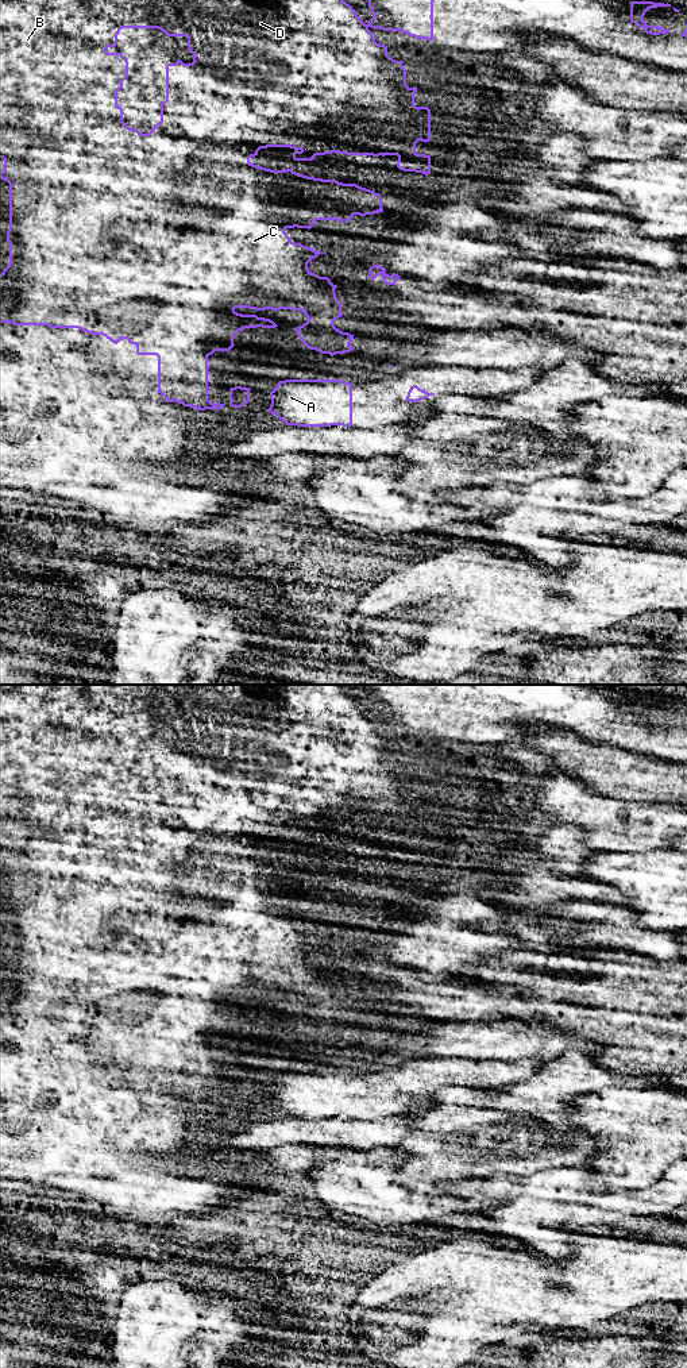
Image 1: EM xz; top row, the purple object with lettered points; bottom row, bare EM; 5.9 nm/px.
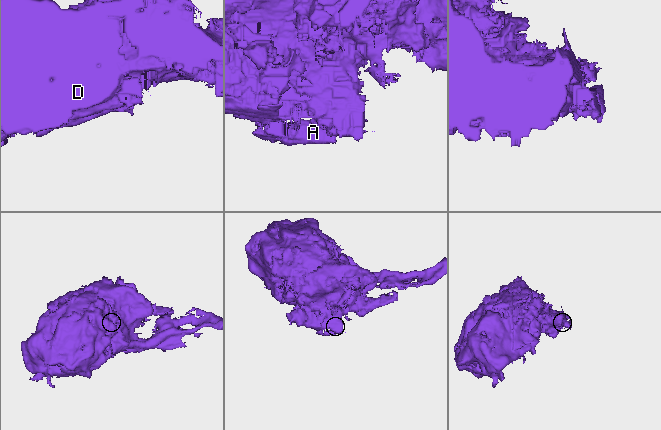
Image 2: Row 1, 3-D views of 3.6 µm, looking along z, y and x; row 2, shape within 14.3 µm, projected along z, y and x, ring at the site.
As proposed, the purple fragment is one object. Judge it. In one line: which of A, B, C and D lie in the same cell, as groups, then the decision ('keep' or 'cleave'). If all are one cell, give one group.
A / B C D; cleave

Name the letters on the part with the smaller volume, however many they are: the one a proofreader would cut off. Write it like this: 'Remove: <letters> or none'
Remove: A

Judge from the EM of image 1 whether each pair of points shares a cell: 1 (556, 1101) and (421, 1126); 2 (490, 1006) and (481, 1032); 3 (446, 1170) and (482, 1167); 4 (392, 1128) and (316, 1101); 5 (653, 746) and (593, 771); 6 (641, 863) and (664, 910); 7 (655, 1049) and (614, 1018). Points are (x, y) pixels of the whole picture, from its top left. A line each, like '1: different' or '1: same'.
1: different
2: different
3: same
4: different
5: different
6: same
7: same

